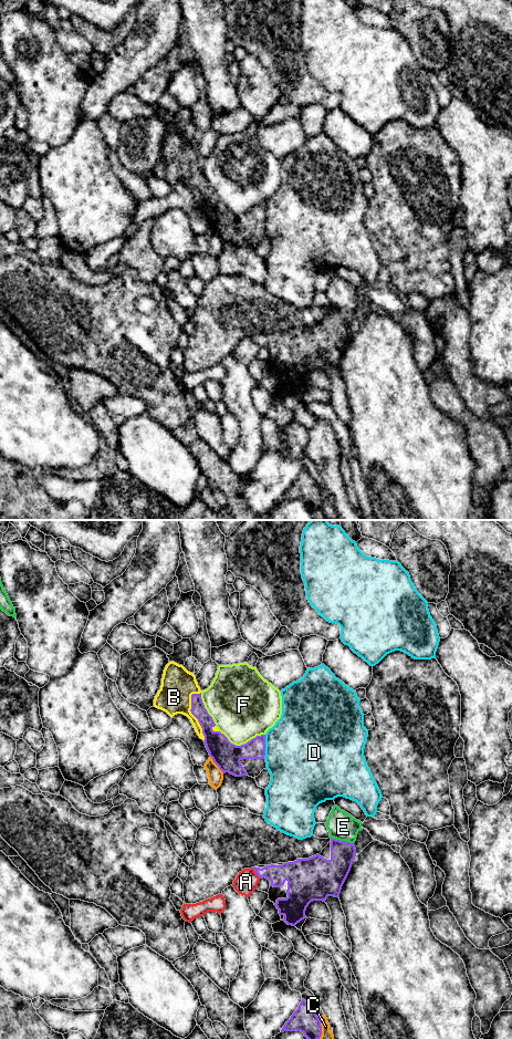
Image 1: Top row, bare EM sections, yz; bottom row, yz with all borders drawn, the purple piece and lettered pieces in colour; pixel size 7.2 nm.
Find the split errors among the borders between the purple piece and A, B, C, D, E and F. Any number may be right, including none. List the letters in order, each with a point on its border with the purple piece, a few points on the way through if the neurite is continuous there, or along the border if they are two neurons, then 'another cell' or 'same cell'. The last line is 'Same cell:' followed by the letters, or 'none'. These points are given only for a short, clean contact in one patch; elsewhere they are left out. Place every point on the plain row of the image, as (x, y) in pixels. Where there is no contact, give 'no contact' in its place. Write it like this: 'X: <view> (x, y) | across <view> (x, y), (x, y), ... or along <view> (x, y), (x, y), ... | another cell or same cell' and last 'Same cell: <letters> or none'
A: yz (256, 341) | along yz (252, 336), (260, 346) | another cell
B: yz (195, 185) | same cell
C: yz (321, 497) | another cell
D: yz (264, 216) | another cell
E: yz (344, 310) | along yz (334, 307), (353, 312) | another cell
F: yz (242, 214) | another cell
Same cell: B

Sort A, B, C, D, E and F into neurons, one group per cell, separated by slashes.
A / B / C / D / E / F

